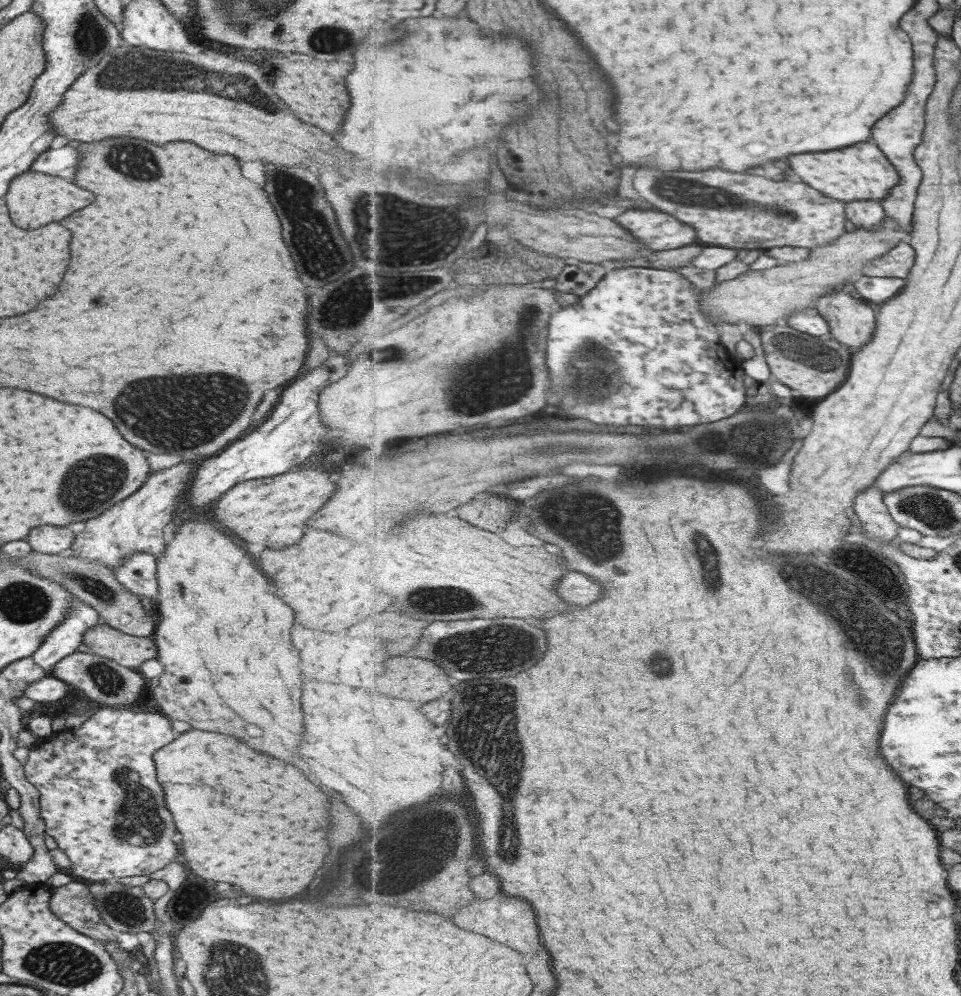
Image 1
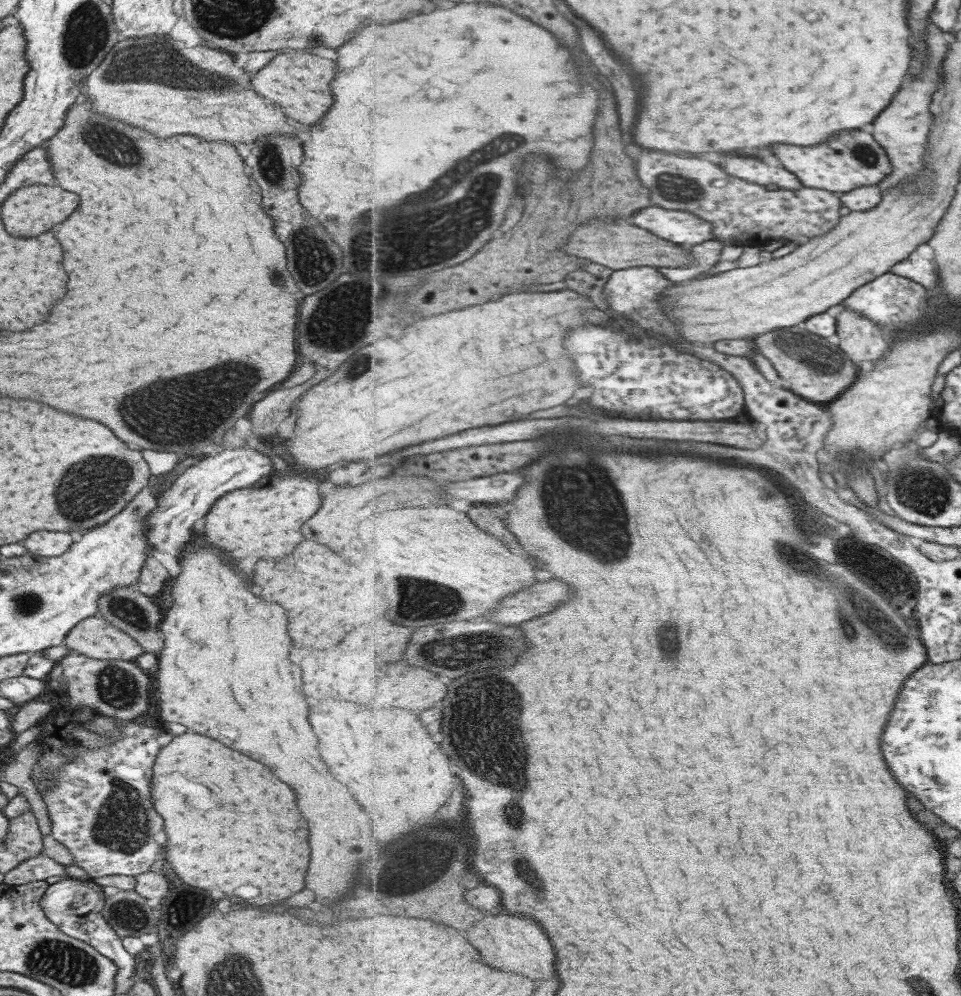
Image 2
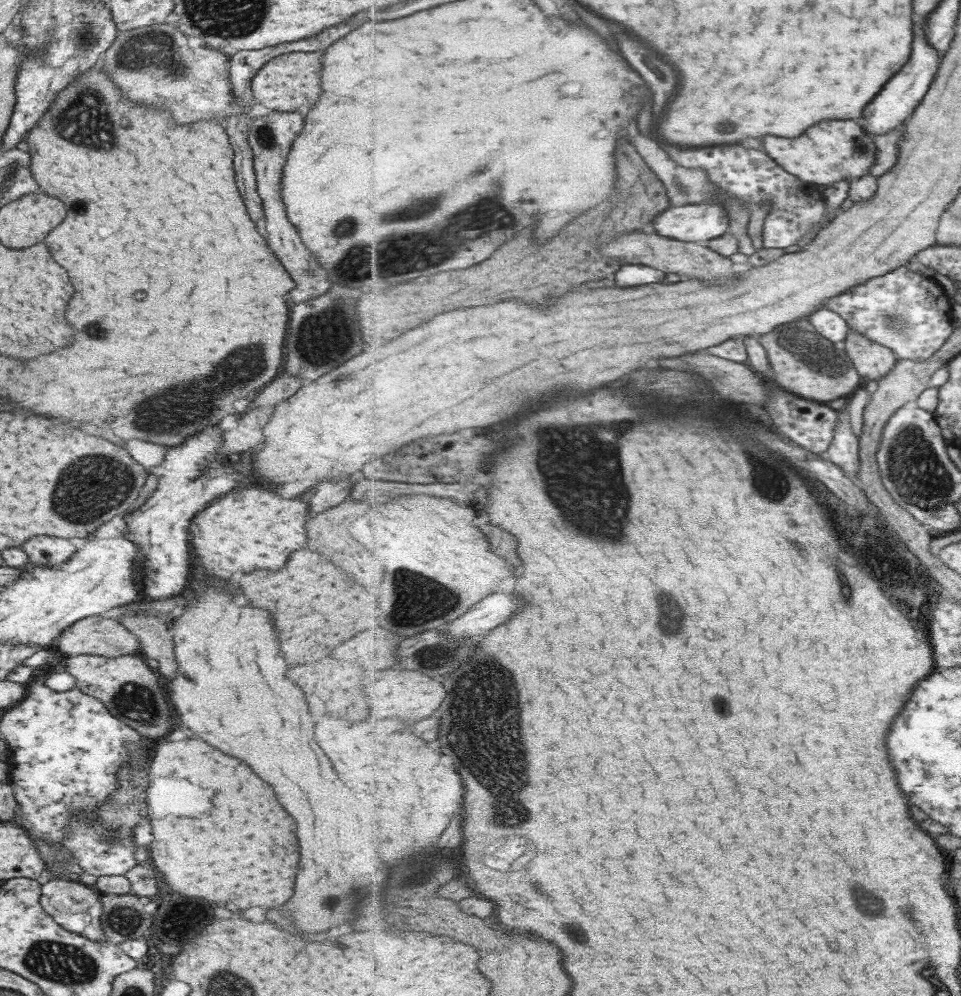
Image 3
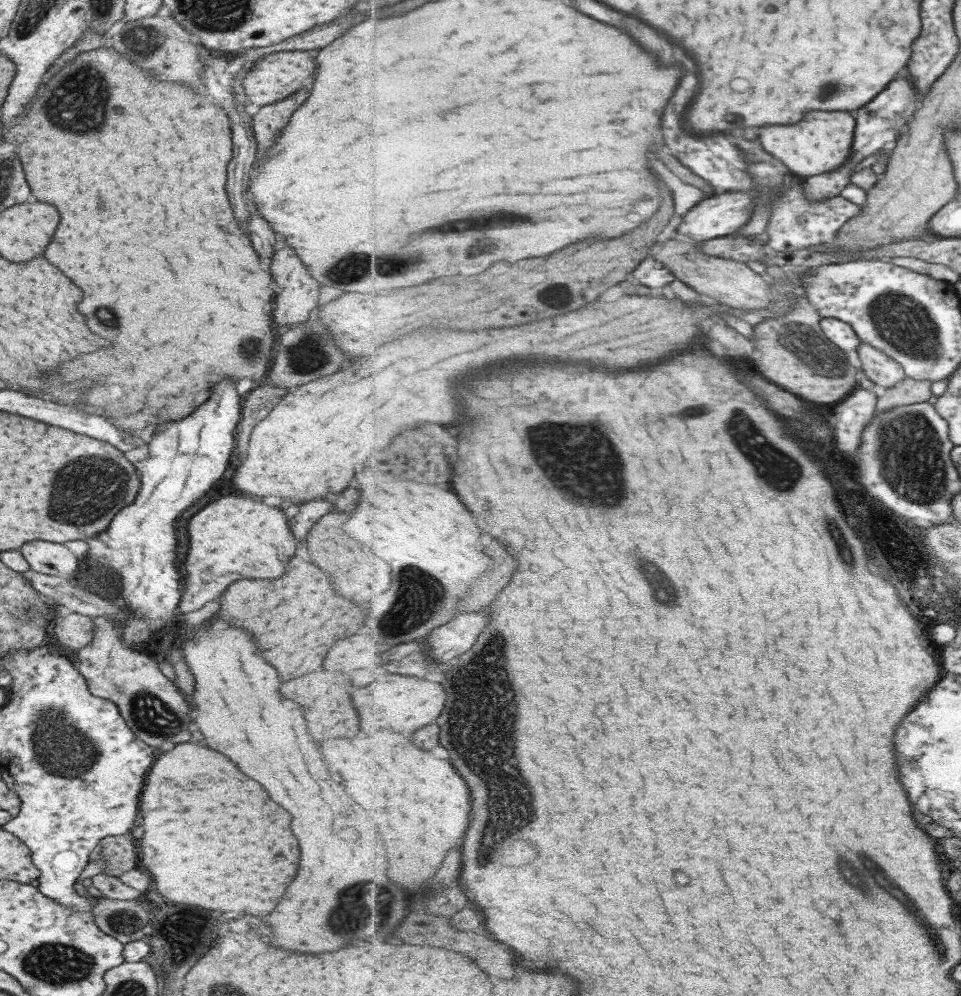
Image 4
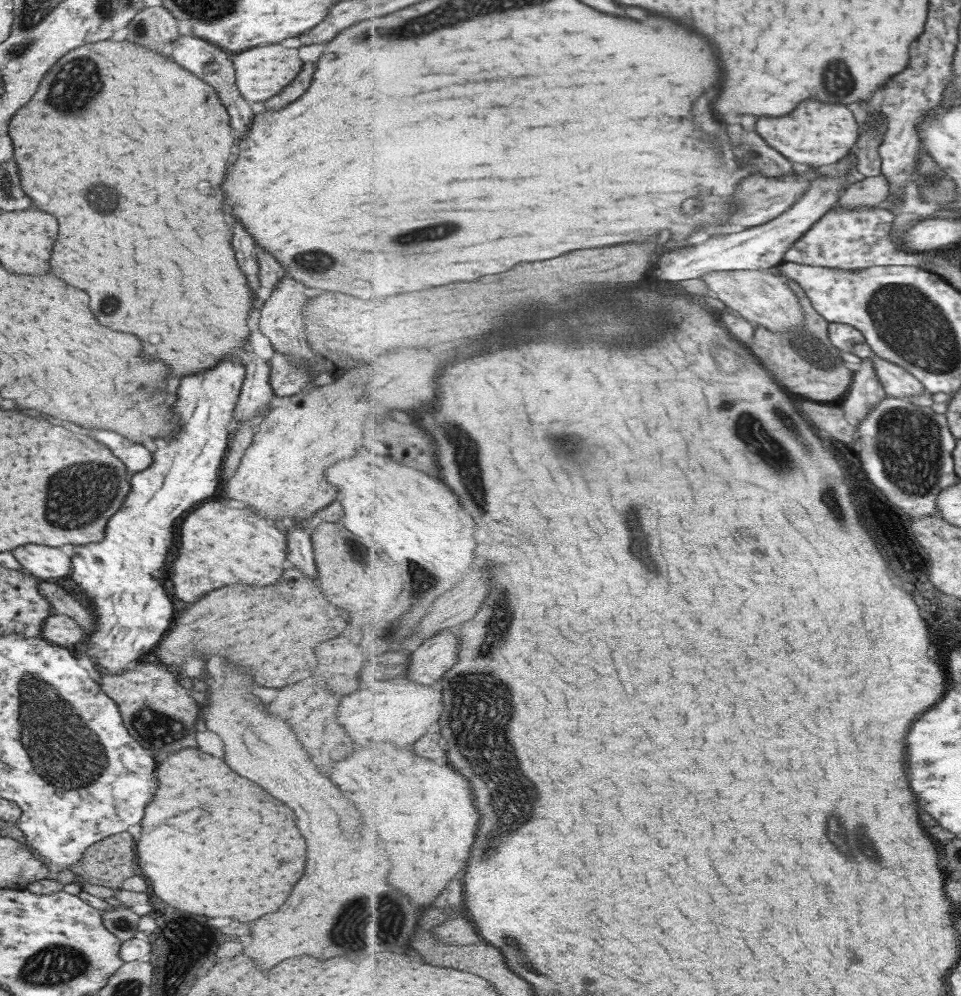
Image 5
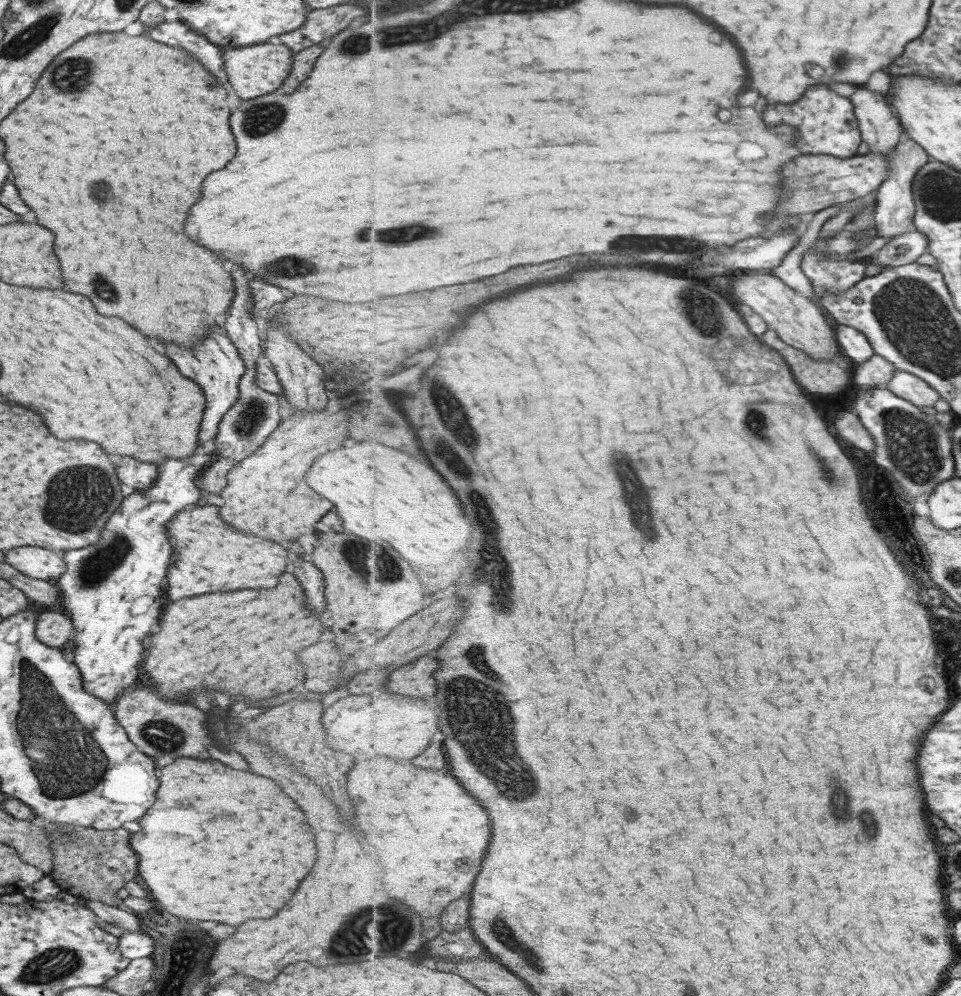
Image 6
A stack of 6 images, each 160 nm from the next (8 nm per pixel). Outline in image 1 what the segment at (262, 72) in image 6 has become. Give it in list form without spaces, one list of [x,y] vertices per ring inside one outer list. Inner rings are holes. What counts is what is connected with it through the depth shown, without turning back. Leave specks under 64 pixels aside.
[[[287,54],[279,57],[278,64],[274,63],[275,68],[269,74],[273,92],[281,102],[291,108],[291,112],[323,132],[335,132],[341,126],[341,118],[345,110],[349,108],[349,98],[347,90],[343,84],[343,76],[351,70],[351,64],[345,62],[321,62],[315,58],[309,58],[305,54]]]

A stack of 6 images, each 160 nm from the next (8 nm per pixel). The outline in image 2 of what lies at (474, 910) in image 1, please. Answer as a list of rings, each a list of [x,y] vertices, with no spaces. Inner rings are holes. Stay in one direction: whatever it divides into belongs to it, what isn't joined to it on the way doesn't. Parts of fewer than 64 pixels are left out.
[[[507,914],[483,916],[469,929],[464,930],[464,933],[465,936],[469,936],[471,944],[481,950],[481,958],[485,958],[489,966],[517,974],[527,974],[527,978],[535,980],[555,978],[555,948],[549,936],[543,932],[543,928],[533,920],[525,920],[519,916],[513,918]]]

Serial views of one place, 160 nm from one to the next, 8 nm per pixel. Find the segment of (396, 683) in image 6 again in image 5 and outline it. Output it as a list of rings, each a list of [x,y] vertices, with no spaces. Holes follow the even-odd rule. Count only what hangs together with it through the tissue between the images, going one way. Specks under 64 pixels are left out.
[[[440,631],[414,650],[406,677],[410,682],[419,682],[425,686],[435,684],[457,664],[459,649],[459,633],[455,635]]]

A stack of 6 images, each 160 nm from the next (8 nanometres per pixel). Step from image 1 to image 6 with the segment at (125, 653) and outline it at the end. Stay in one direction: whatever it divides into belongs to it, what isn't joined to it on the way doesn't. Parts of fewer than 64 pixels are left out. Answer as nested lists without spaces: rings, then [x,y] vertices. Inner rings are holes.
[[[39,611],[34,622],[35,638],[55,649],[65,649],[73,638],[71,619],[63,612]]]

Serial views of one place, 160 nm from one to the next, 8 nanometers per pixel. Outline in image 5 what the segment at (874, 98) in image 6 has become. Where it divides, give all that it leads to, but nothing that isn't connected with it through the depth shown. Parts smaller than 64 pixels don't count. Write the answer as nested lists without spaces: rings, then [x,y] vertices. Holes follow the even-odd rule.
[[[869,101],[859,102],[860,111],[866,113],[866,120],[862,125],[862,132],[856,147],[858,172],[865,178],[879,176],[882,173],[883,159],[880,155],[880,146],[884,143],[886,126],[882,123],[882,111],[871,108]]]

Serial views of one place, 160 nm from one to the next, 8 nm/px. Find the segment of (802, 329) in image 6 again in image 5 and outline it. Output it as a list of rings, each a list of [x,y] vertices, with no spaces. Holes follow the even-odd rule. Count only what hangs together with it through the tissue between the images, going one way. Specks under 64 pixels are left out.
[[[769,270],[717,271],[699,279],[707,285],[708,294],[715,296],[728,309],[739,312],[757,326],[765,326],[773,332],[784,332],[794,331],[805,324],[805,310],[795,292],[779,275],[771,274]]]

